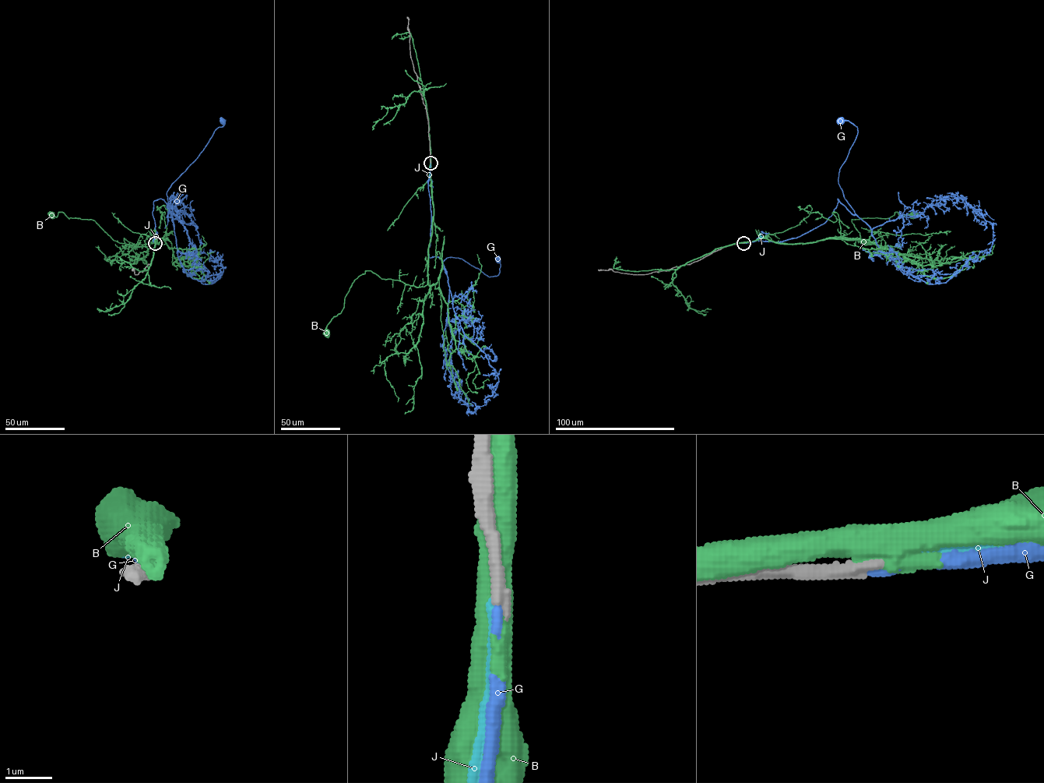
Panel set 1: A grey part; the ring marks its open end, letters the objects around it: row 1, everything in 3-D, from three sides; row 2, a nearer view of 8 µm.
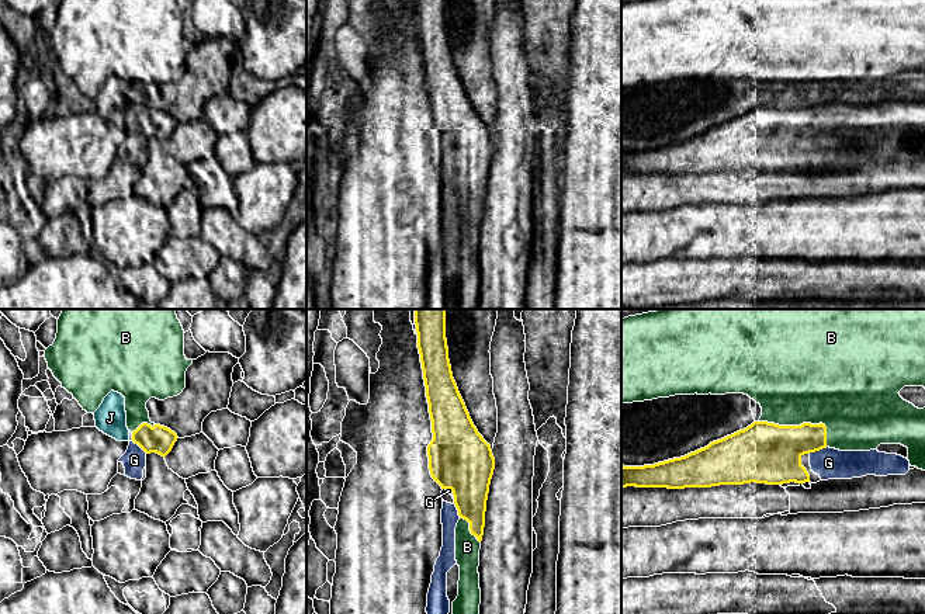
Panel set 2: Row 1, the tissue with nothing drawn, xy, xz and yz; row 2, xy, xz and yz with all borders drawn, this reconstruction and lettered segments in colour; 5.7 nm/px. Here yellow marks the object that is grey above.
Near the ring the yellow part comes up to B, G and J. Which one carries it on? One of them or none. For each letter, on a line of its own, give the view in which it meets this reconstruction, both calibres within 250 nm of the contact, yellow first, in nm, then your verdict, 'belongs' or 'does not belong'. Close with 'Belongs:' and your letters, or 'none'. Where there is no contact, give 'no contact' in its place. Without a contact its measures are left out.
B: contact in yz; calibres 340 and 480 nm; does not belong
G: contact in yz; calibres 320 and 180 nm; belongs
J: no contact; does not belong
Belongs: G

